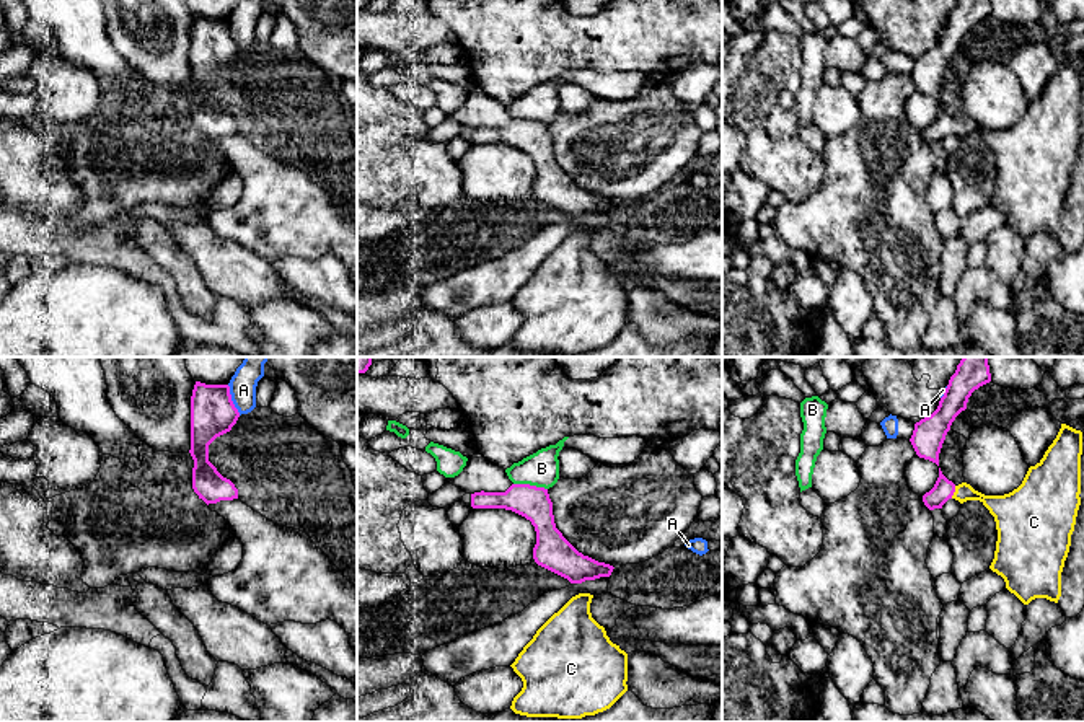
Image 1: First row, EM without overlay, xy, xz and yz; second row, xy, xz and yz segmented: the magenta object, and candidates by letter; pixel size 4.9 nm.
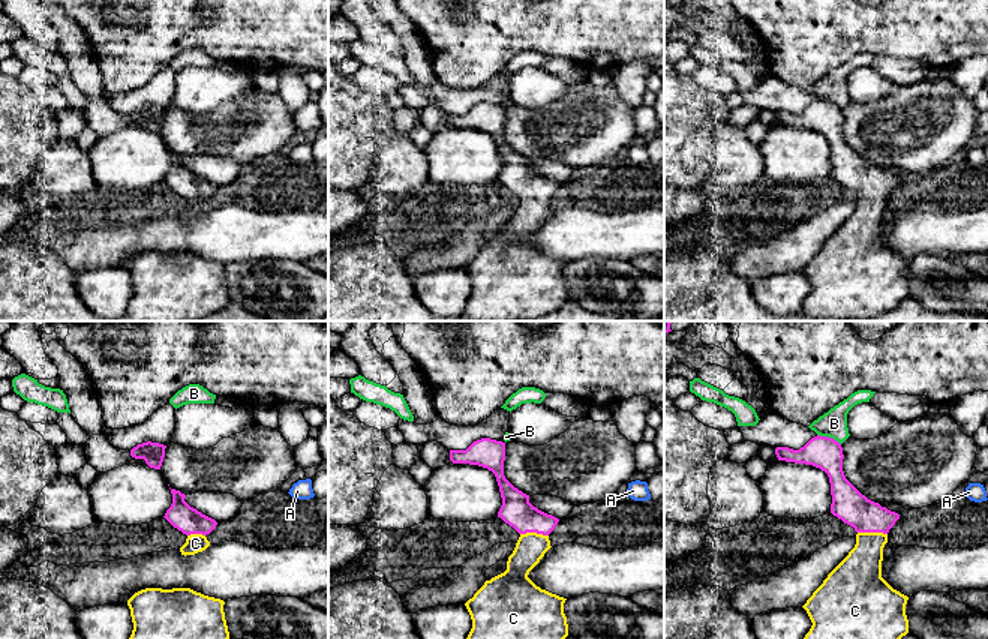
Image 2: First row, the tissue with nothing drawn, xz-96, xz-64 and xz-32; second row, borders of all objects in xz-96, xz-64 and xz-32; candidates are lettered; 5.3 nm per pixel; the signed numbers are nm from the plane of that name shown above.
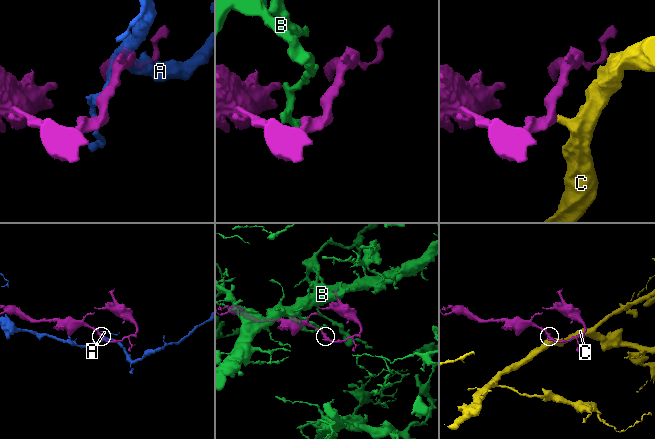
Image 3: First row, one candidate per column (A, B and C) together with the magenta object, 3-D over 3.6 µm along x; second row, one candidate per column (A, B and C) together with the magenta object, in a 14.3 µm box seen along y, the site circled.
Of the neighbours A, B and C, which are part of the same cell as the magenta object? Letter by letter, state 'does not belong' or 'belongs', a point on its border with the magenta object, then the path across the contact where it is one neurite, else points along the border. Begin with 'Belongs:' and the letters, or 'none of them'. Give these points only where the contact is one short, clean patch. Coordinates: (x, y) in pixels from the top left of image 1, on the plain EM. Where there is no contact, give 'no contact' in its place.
Belongs: C
A: does not belong | xy (230, 35)
B: does not belong | xz (528, 119)
C: belongs | yz (954, 126) | across yz (942, 126), (954, 126), (980, 131), (1001, 142)

